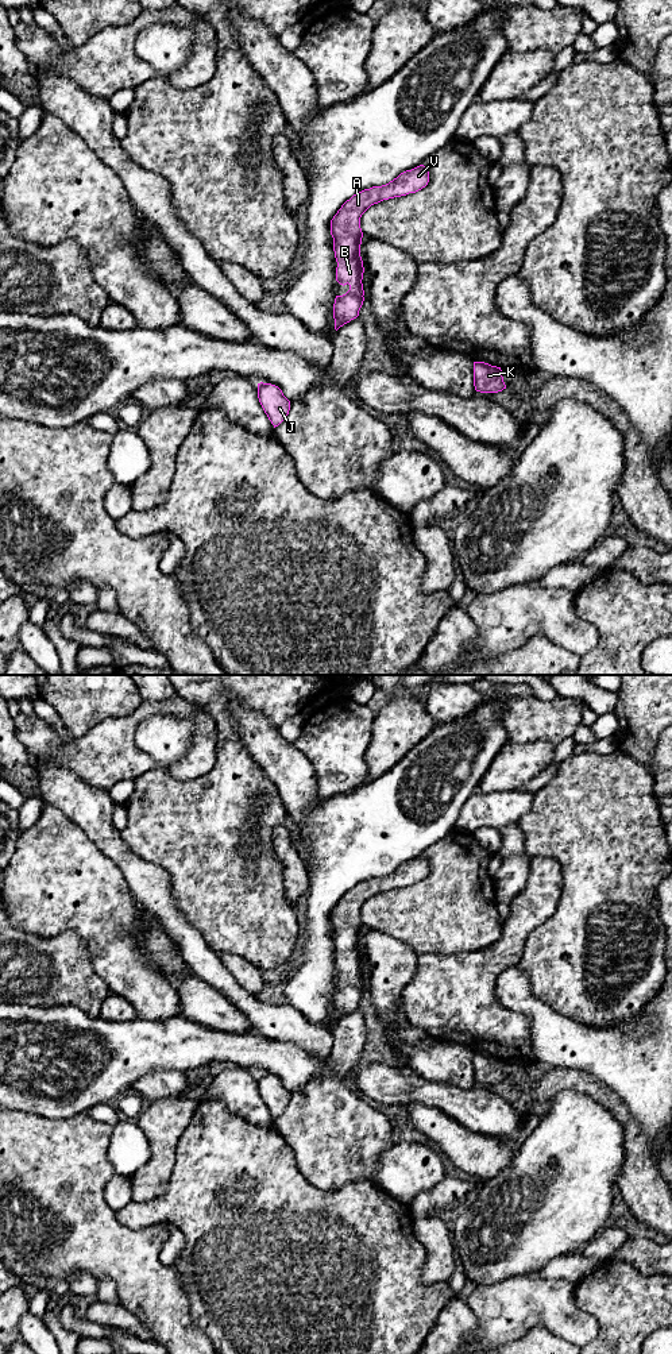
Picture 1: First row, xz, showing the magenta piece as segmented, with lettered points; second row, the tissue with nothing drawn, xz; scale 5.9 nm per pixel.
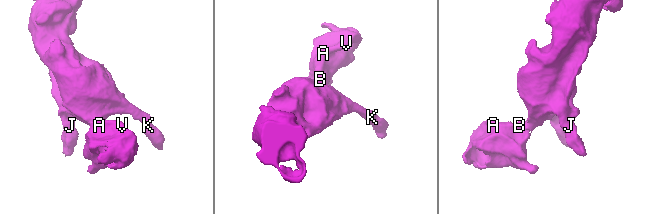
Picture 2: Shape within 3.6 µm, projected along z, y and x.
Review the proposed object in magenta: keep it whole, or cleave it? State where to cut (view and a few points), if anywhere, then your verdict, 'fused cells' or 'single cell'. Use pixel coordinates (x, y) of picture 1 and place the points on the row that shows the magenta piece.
cut none; single cell

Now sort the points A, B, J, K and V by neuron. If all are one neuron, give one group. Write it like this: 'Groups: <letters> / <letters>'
Groups: A B J K V

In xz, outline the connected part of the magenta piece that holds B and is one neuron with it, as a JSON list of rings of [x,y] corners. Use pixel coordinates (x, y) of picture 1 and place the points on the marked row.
[[[420,165],[401,173],[386,185],[372,186],[354,194],[331,220],[331,235],[337,262],[336,281],[343,286],[349,285],[349,290],[345,294],[335,298],[333,319],[336,331],[359,316],[364,301],[362,283],[364,267],[360,256],[362,215],[374,204],[416,193],[425,188],[428,182],[429,171],[424,165]]]

